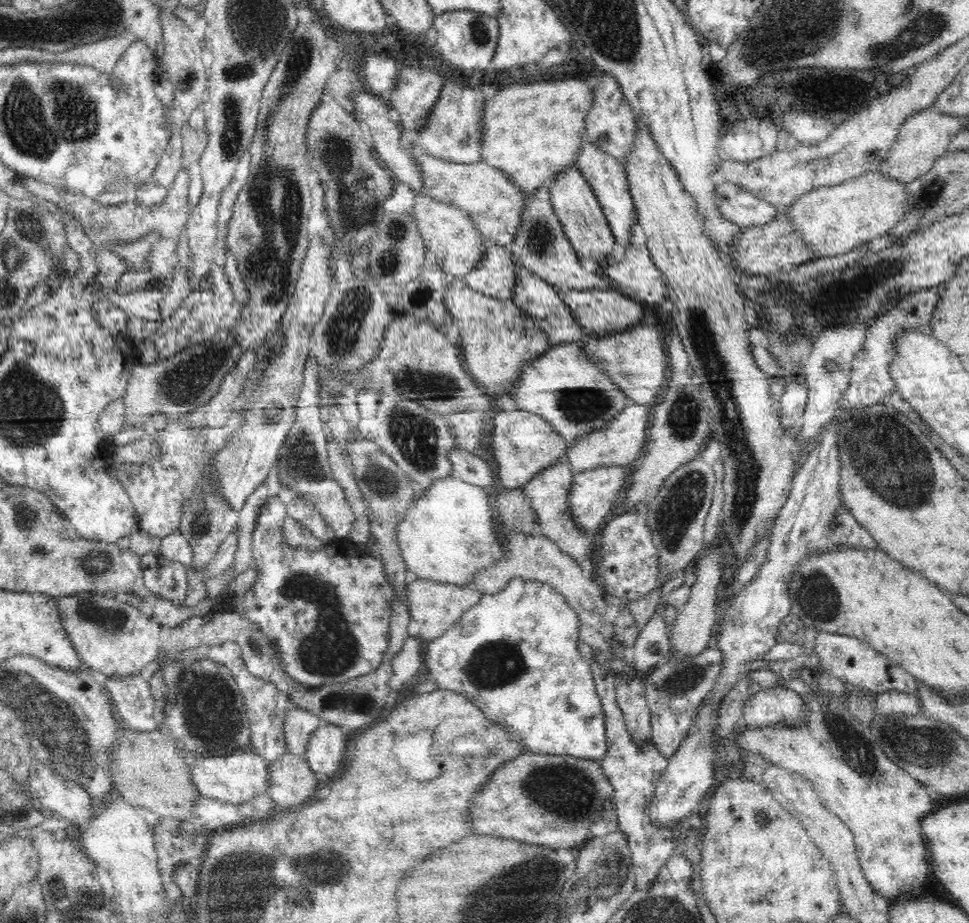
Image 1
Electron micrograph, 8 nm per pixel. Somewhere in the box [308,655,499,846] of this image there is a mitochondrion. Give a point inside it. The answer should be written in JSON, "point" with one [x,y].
{"point":[359,699]}

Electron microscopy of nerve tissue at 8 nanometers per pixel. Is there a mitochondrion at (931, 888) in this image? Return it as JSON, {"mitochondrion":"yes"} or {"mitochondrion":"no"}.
{"mitochondrion":"no"}

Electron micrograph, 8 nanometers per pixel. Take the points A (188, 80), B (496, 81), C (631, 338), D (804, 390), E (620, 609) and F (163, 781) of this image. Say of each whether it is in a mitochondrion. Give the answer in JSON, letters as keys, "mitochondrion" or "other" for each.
{"A":"mitochondrion","B":"other","C":"other","D":"other","E":"other","F":"other"}

